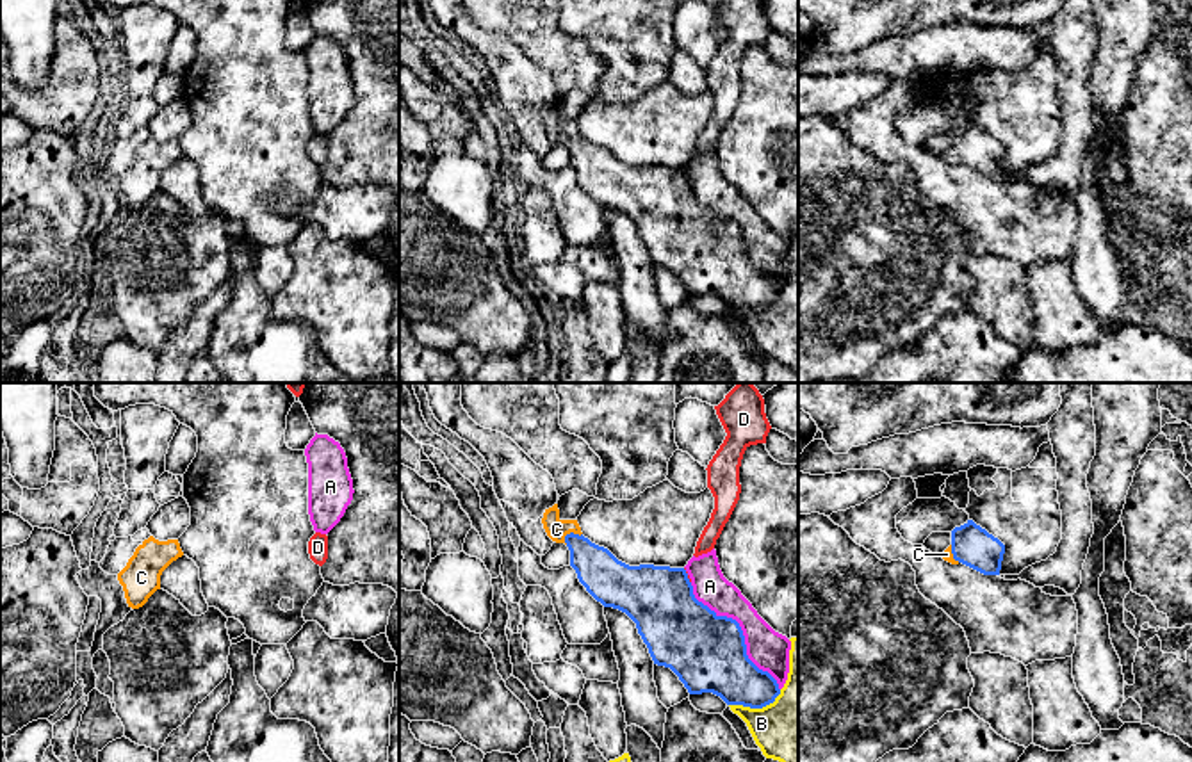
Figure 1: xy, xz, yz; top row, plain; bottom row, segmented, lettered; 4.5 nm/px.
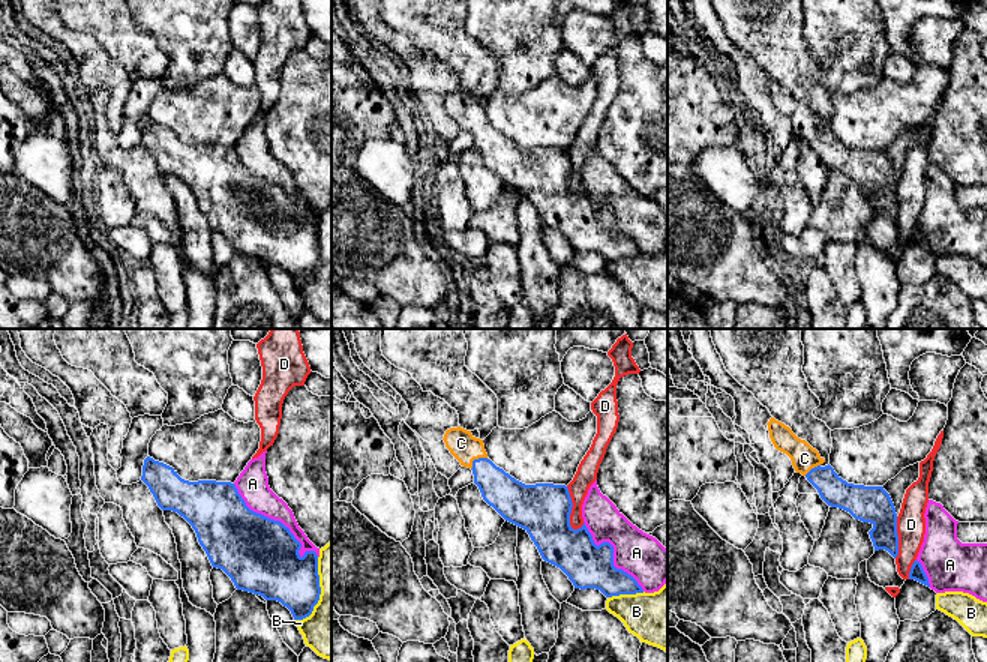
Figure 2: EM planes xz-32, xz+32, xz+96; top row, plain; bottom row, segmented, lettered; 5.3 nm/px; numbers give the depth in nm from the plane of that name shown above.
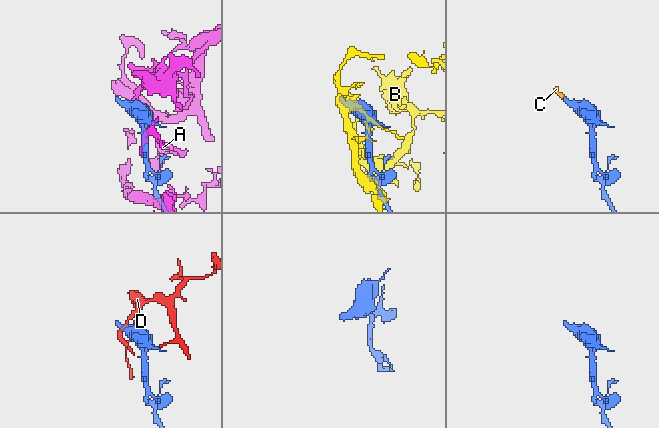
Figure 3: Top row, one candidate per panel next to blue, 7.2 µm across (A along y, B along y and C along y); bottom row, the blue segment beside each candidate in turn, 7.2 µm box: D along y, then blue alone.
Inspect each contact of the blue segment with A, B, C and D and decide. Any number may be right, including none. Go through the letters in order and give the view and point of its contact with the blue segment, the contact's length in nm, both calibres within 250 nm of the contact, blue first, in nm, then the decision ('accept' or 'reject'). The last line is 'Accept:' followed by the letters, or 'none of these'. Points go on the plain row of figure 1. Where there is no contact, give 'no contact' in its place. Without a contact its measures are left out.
A: xz (742, 232) | 650 nm | 340/180 nm | reject
B: xz (756, 308) | 260 nm | 260/320 nm | reject
C: xz (571, 134) | 100 nm | 200/100 nm | accept
D: xz (686, 177) | 80 nm | 320/20 nm | reject
Accept: C

